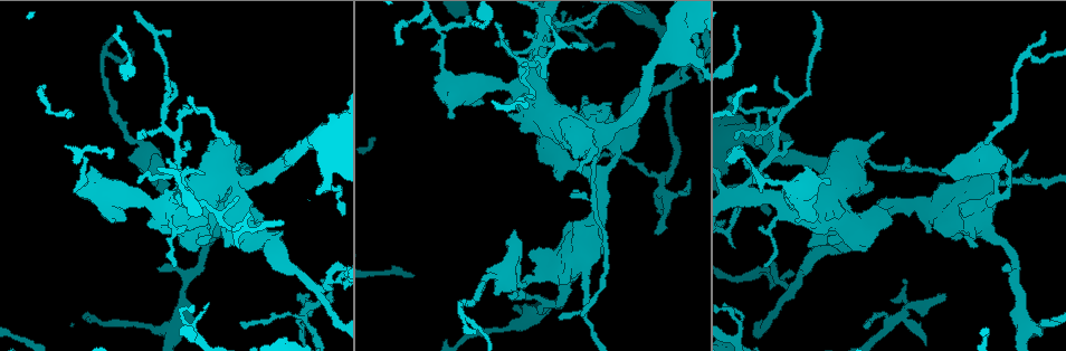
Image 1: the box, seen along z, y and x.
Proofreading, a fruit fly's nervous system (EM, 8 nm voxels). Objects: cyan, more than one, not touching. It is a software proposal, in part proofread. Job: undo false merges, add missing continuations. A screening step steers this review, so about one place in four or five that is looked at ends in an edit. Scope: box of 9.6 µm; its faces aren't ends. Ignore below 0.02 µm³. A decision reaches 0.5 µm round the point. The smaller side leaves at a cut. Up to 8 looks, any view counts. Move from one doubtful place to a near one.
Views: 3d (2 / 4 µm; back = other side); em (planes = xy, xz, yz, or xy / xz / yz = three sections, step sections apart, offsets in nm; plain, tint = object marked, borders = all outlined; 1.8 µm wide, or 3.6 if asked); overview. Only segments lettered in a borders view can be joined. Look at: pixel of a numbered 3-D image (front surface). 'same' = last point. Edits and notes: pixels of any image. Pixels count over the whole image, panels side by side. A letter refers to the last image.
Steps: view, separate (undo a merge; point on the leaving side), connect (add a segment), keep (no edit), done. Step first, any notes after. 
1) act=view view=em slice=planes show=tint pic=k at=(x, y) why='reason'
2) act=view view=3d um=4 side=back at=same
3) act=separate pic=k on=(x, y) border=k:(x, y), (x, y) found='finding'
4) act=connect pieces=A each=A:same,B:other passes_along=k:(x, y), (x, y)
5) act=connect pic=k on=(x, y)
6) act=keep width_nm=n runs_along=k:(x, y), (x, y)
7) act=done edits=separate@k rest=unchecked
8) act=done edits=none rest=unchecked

act=view view=3d um=2 pic=1 at=(514, 244) why='calibre changes'

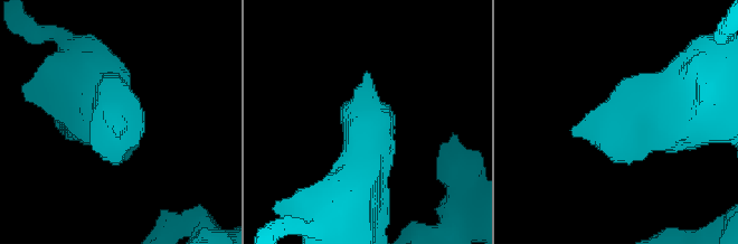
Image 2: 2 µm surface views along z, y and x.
act=view view=em slice=yz step=16 show=borders pic=2 at=(615, 125) why='need the tissue'

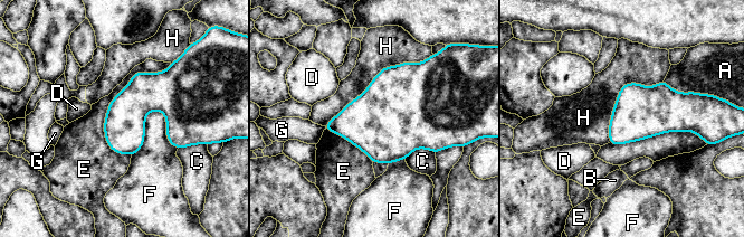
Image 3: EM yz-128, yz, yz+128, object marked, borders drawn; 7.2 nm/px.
act=keep each=A:other,B:other,C:other,D:other,E:other,F:other,G:other,H:other border=3:(423, 60), (384, 66), (323, 125) found='continuous, no second neuron'

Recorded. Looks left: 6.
act=view view=3d um=4 pic=1 at=(941, 208) why='calibre changes'

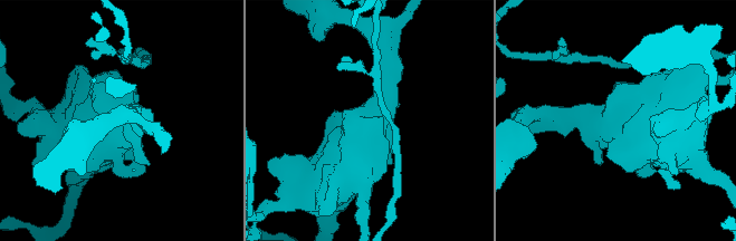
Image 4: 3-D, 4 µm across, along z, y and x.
act=view view=em slice=xz step=8 show=borders pic=4 at=(614, 122)

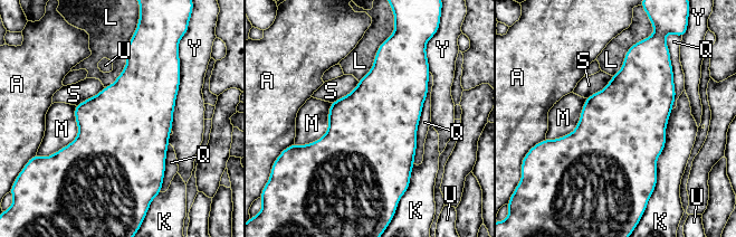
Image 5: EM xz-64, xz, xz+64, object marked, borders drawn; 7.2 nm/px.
act=keep each=A:other,K:other,L:other,M:other,Q:other,S:other,U:other,Y:other found='continuous, no second neuron'

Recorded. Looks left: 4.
act=view view=em slice=planes show=borders pic=1 at=(297, 294) why='branch stops here'

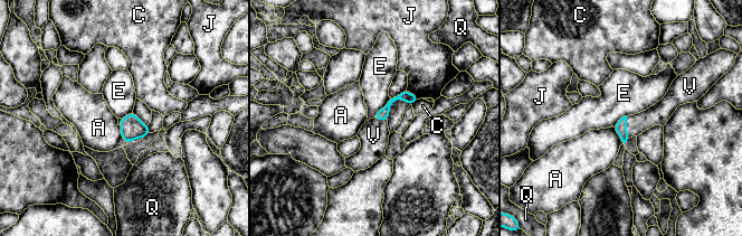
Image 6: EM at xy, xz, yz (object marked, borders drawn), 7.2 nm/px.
act=connect pieces=V each=A:other,C:other,E:other,J:other,Q:other,V:same found='the neuron continues'

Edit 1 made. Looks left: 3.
act=done edits=connect@6 rest=unchecked

